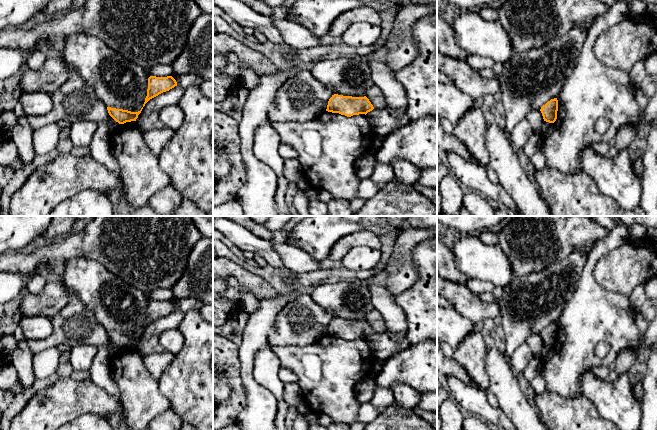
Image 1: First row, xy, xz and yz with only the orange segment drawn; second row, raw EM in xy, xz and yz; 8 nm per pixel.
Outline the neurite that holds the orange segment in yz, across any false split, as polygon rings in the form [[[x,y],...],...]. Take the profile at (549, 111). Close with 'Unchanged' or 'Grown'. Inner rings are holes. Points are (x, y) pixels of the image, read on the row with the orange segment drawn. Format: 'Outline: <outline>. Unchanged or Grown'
Outline: [[[557,98],[551,99],[540,109],[543,119],[546,122],[554,123],[557,119],[558,100]]]. Unchanged

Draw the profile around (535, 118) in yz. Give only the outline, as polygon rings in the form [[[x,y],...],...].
[[[540,109],[531,111],[526,119],[534,130],[534,133],[539,135],[544,121]]]

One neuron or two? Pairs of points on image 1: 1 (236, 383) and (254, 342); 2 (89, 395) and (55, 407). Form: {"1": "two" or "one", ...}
{"1": "two", "2": "one"}

